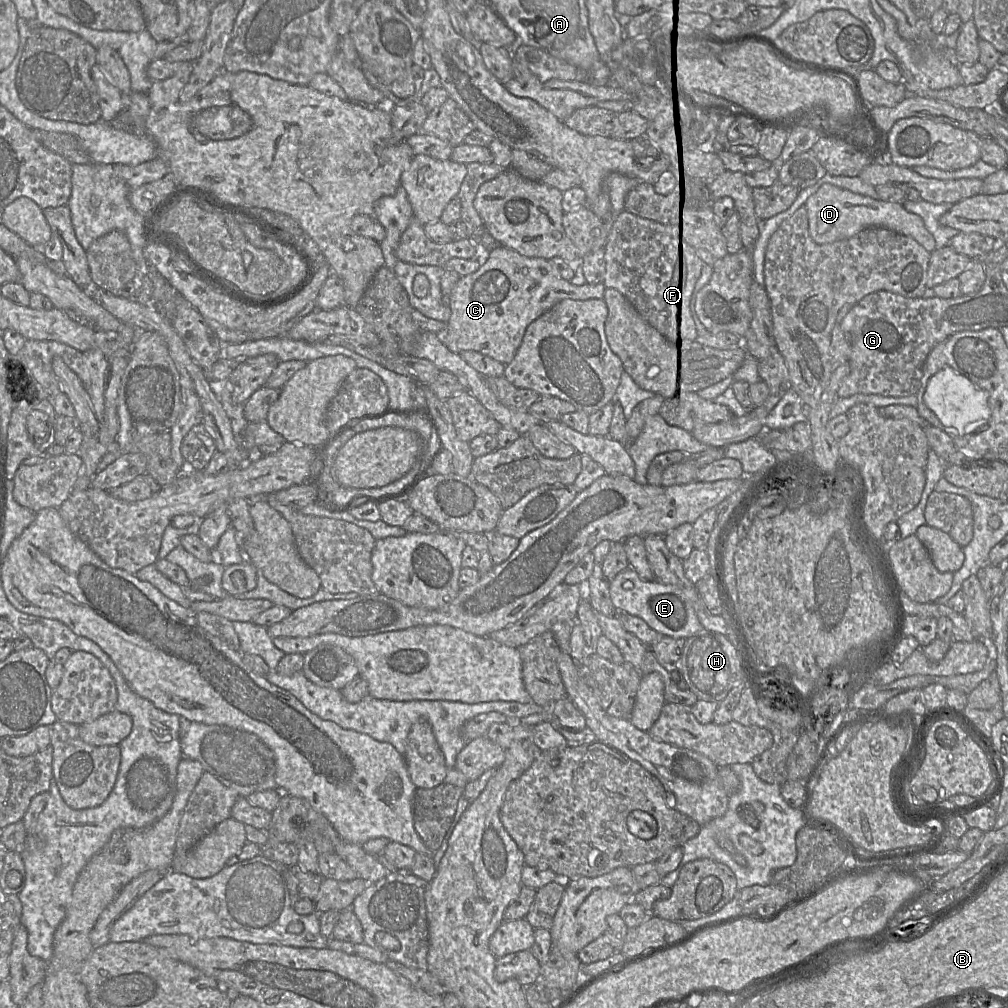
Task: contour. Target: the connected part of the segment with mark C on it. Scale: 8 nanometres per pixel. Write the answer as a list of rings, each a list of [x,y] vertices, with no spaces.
[[[498,246],[482,257],[482,265],[473,274],[461,277],[449,298],[450,319],[447,329],[438,333],[439,340],[452,352],[475,351],[497,360],[503,365],[509,364],[519,349],[527,327],[555,304],[564,299],[588,300],[602,299],[604,284],[573,285],[555,275],[548,260],[528,258],[514,250]]]

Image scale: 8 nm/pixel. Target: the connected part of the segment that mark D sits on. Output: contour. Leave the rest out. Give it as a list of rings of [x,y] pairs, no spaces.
[[[825,183],[806,200],[805,207],[808,212],[809,232],[817,244],[830,244],[850,238],[866,228],[881,227],[913,238],[930,254],[937,249],[934,237],[926,229],[923,220],[899,203],[873,199]]]

